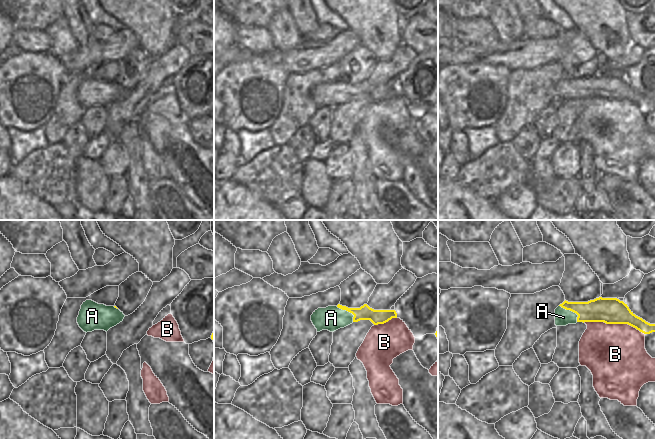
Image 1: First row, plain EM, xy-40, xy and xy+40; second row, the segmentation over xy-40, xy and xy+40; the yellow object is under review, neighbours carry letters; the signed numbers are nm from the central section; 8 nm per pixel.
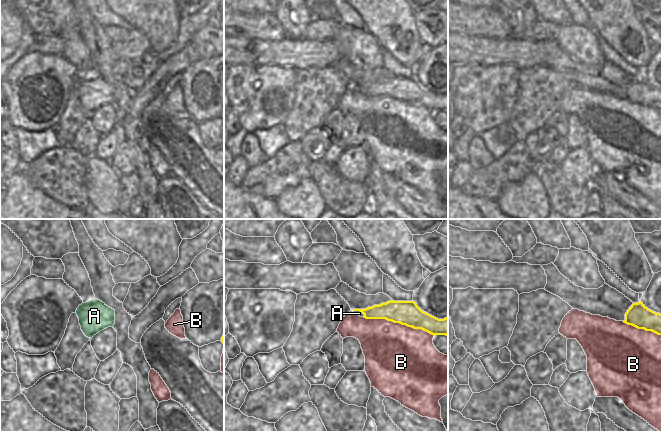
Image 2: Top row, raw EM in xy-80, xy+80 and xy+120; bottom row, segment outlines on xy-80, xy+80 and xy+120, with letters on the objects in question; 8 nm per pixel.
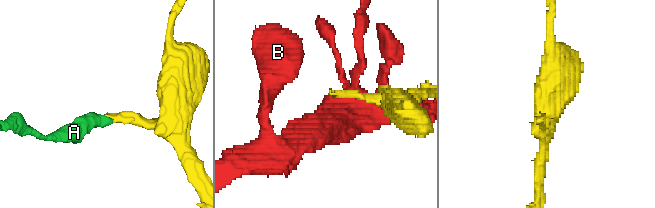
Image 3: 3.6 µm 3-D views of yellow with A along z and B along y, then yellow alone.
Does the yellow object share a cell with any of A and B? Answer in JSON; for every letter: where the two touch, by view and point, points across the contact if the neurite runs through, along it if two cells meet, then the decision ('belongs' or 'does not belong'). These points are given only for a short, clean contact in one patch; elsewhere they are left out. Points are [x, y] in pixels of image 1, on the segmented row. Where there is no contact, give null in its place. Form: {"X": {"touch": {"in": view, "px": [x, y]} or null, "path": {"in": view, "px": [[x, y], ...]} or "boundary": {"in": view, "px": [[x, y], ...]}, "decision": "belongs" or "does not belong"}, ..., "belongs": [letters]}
{"A": {"touch": {"in": "xy+40", "px": [571, 310]}, "boundary": {"in": "xy+40", "px": [[559, 305], [573, 311], [577, 315], [577, 321]]}, "decision": "does not belong"}, "B": {"touch": {"in": "xy+40", "px": [614, 323]}, "decision": "does not belong"}, "belongs": []}

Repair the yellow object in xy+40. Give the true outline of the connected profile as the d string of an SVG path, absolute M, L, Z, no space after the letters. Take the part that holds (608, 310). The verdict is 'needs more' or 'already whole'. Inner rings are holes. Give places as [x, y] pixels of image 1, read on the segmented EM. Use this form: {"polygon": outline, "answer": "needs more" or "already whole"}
{"polygon": "M596 298L588 302L568 302L562 308L578 315L577 322L604 322L606 324L628 324L644 334L655 332L655 324L650 324L636 316L623 301L617 298Z", "answer": "already whole"}

